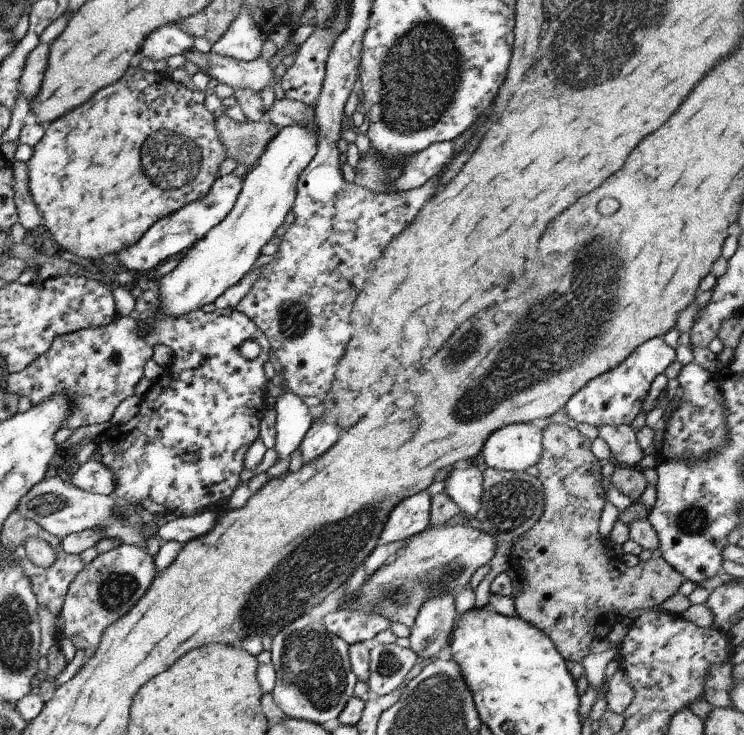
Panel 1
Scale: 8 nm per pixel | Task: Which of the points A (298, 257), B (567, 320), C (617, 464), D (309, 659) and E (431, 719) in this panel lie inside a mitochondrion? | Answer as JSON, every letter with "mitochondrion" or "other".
{"A":"mitochondrion","B":"mitochondrion","C":"other","D":"mitochondrion","E":"mitochondrion"}

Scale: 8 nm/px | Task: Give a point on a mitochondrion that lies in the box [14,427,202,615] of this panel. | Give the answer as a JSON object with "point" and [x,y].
{"point":[40,505]}

